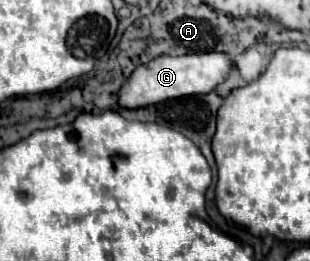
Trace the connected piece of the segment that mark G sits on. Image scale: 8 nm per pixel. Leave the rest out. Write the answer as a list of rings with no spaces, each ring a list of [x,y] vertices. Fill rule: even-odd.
[[[217,51],[191,53],[183,57],[161,55],[145,65],[139,65],[133,71],[133,75],[119,89],[119,105],[127,109],[137,109],[137,107],[155,105],[155,103],[185,97],[185,95],[199,95],[199,93],[205,95],[205,93],[211,93],[217,85],[221,85],[233,69],[235,69],[233,59],[227,53],[217,53]]]

